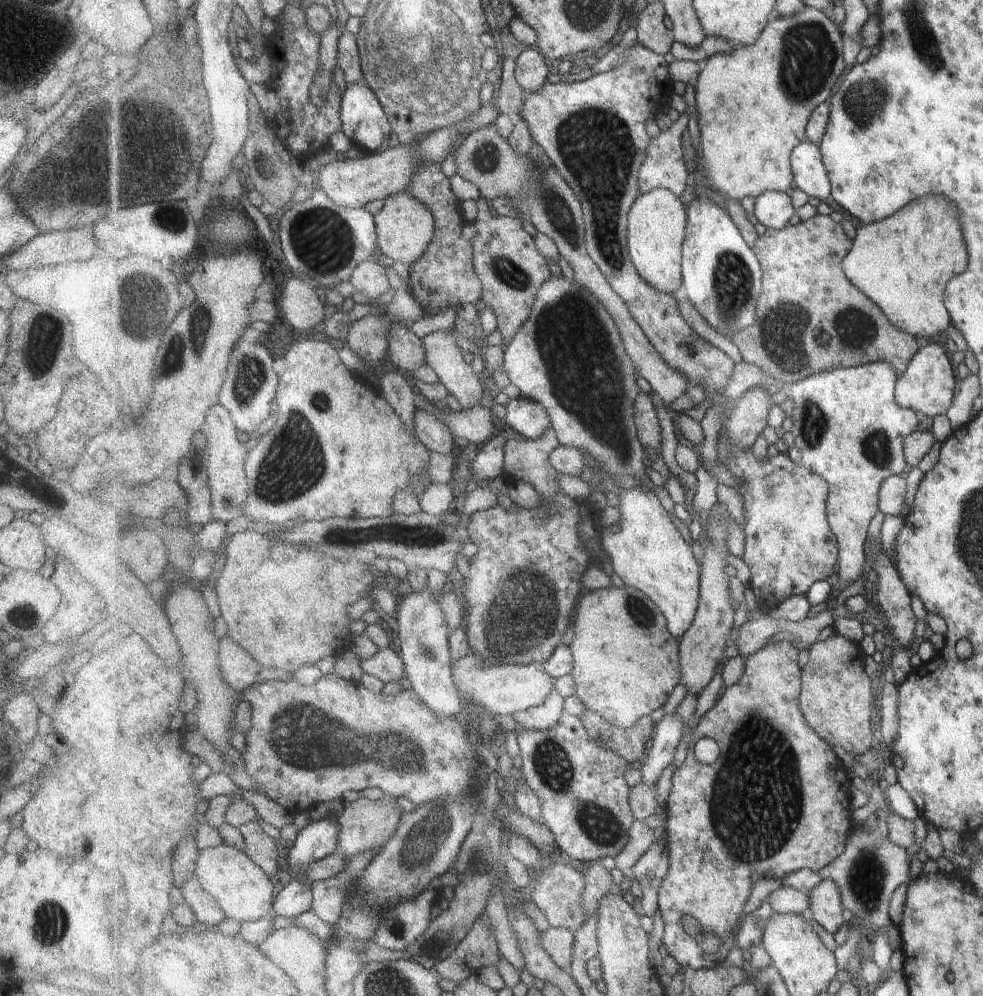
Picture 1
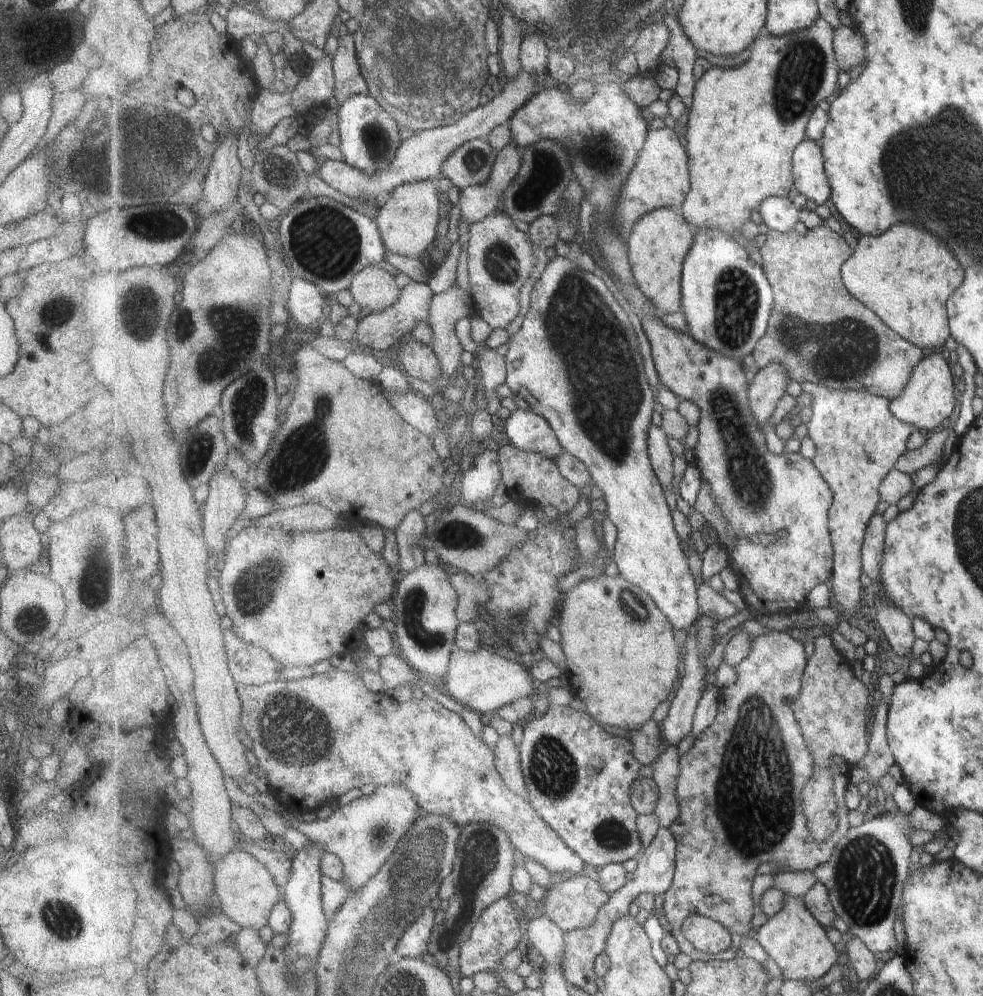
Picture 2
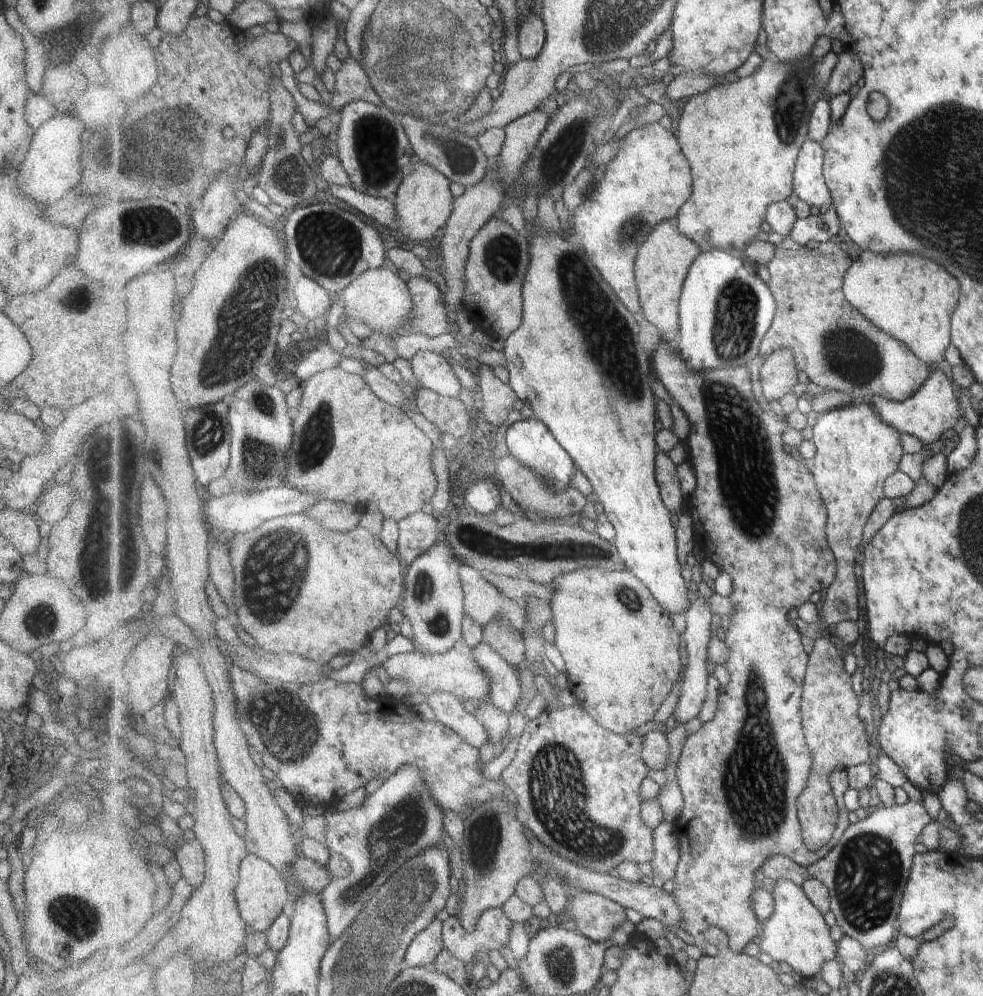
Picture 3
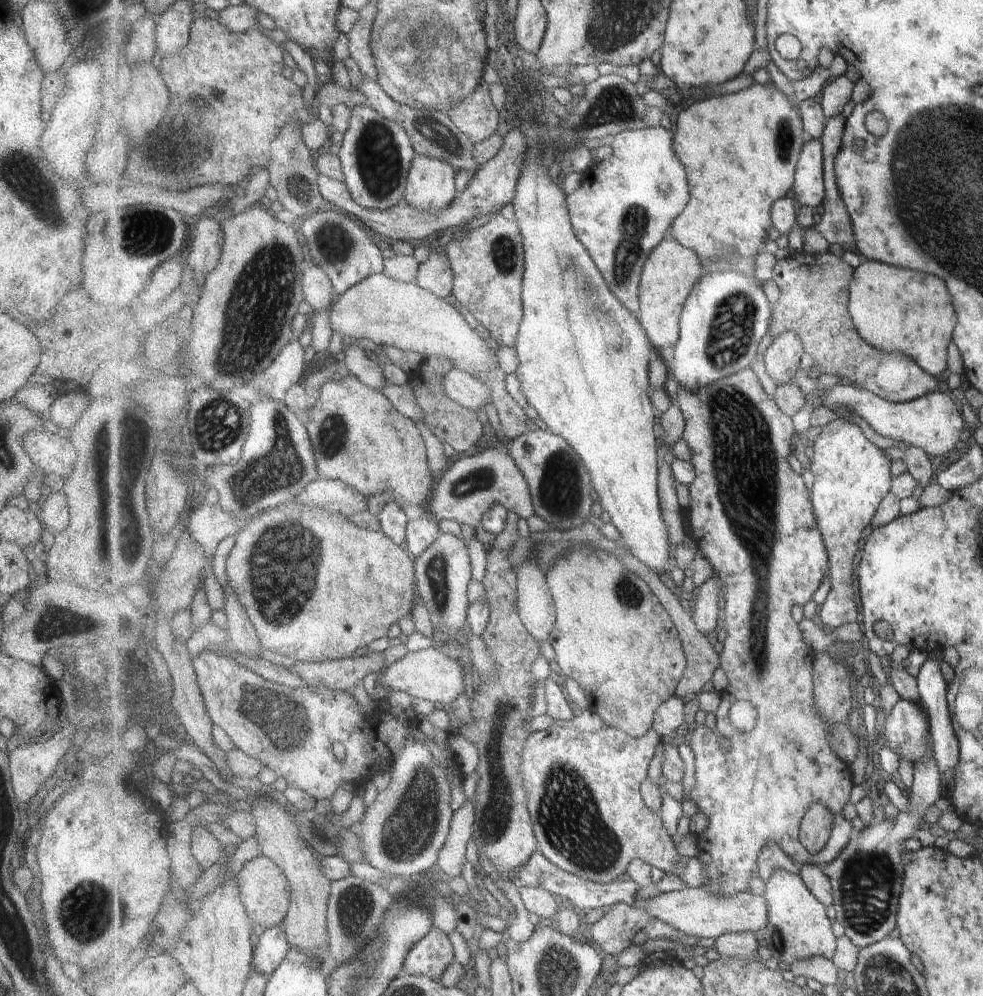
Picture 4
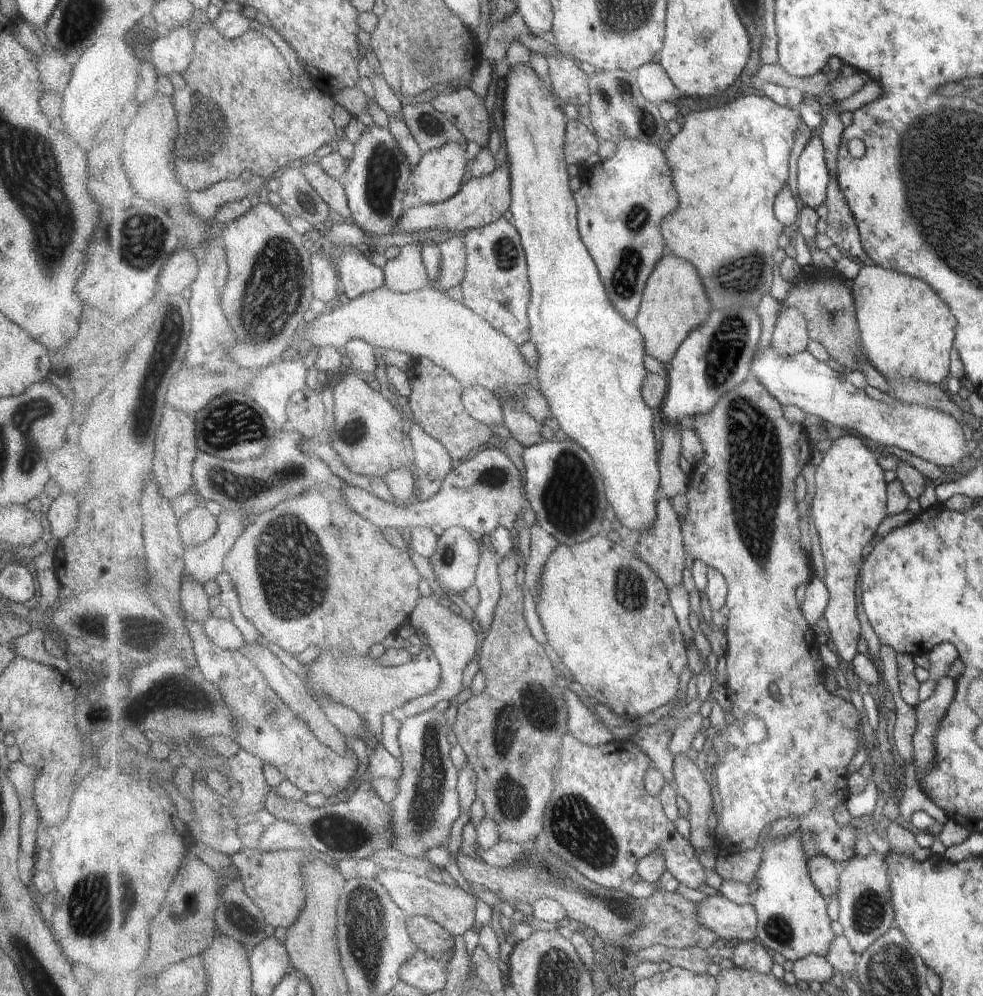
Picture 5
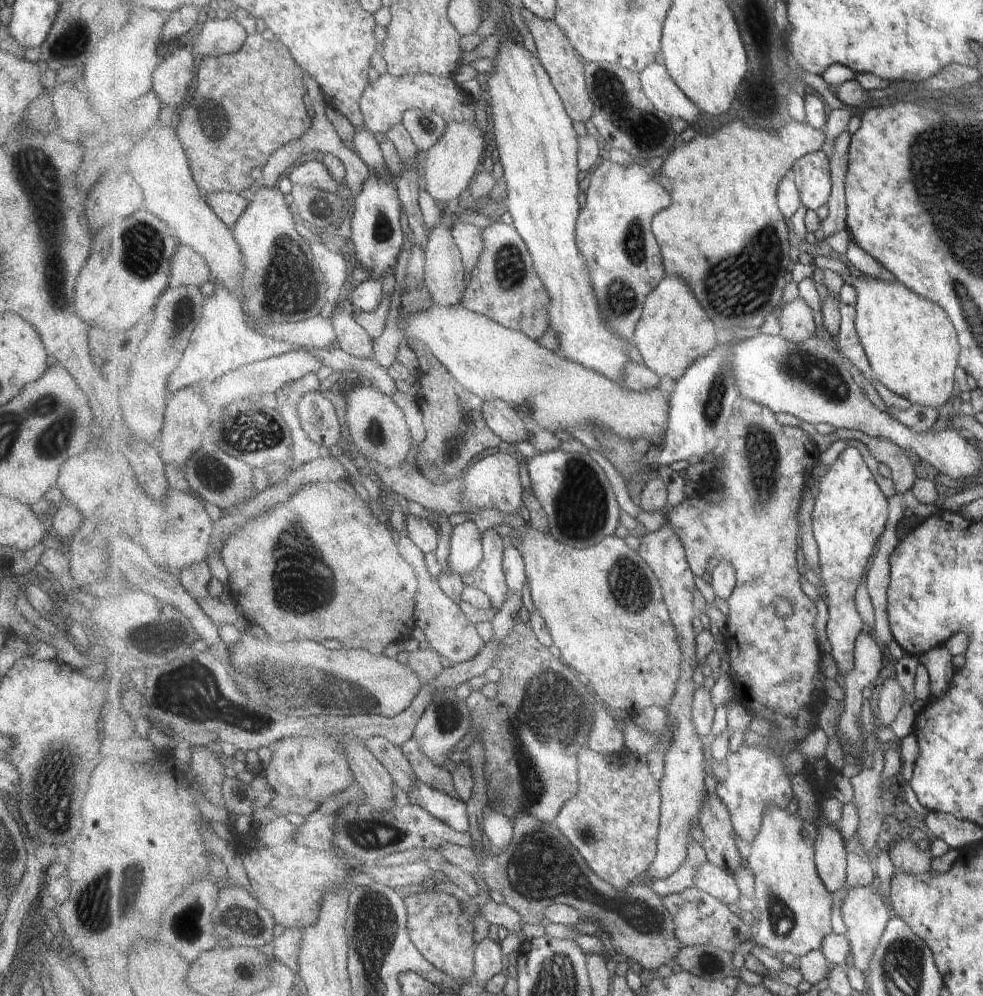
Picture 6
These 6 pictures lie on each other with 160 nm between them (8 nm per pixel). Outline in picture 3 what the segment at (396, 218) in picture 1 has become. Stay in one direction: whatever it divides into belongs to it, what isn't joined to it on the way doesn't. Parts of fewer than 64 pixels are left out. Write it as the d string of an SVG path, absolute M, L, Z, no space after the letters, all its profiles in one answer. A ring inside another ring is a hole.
M415 156L412 160L413 169L404 177L404 181L395 193L393 202L398 212L400 230L397 236L403 242L426 244L432 242L439 228L445 228L452 217L454 197L451 196L451 181L430 164Z

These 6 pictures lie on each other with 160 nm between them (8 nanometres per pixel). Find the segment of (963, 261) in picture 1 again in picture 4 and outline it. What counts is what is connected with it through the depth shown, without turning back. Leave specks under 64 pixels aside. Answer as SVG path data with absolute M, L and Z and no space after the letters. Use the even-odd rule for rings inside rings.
M865 259L854 270L849 310L861 338L885 352L909 356L927 374L939 376L945 370L945 348L956 327L952 298L945 292L943 280Z

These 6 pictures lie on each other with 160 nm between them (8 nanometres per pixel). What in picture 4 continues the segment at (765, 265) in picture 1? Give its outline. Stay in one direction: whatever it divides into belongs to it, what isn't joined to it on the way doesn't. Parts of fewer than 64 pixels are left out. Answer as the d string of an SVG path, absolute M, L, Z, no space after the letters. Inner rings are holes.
M797 252L779 261L775 266L772 279L779 287L780 297L773 305L771 336L775 338L786 331L795 332L803 342L805 352L813 358L814 364L821 374L825 373L847 379L855 386L872 391L880 398L890 402L903 403L930 393L937 393L938 388L933 376L921 370L909 356L879 350L861 338L848 306L853 274L853 266L847 264L843 257L839 258L830 253L809 255L805 252Z

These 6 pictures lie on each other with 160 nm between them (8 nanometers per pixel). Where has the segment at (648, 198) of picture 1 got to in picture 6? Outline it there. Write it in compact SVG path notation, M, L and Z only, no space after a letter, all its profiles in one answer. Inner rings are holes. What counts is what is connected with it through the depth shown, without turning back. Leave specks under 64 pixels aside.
M665 274L661 284L657 284L657 289L649 294L648 301L645 302L644 314L636 327L635 342L633 342L634 347L641 352L645 366L653 372L657 372L668 385L679 380L681 376L685 376L685 372L689 370L689 366L693 366L693 362L703 358L703 356L709 356L713 350L716 350L719 343L717 338L723 338L723 335L719 336L721 332L717 332L709 314L705 312L705 308L701 306L701 302L693 294L692 287L685 284L683 280L685 278Z

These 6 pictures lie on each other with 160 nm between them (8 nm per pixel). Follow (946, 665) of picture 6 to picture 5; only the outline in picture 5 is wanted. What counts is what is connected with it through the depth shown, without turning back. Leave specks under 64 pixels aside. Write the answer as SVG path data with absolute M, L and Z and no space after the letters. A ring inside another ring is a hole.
M943 676L937 680L933 694L913 706L915 712L915 730L911 736L914 781L923 790L921 778L933 769L936 764L935 744L933 738L937 726L943 719L954 696L955 680Z

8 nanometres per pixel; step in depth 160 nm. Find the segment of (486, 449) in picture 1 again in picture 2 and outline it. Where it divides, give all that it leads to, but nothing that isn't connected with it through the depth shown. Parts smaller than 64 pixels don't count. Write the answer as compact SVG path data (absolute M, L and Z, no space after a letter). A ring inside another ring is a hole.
M495 449L479 455L461 476L457 483L462 502L467 506L493 500L498 486L502 483L500 455Z

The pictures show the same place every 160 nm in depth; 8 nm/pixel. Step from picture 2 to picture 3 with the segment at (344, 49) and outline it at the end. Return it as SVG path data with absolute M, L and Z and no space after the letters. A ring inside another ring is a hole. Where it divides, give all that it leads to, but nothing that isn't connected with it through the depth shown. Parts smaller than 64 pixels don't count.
M350 56L346 61L341 62L341 68L336 73L336 92L333 94L330 107L341 112L353 101L367 101L375 106L386 106L373 88L363 64Z

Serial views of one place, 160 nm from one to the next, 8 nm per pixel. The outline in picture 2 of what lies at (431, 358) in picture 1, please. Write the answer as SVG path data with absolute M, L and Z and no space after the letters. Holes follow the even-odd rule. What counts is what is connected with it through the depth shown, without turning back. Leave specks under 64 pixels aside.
M454 283L450 289L433 297L429 313L430 328L433 330L432 348L450 379L448 383L455 386L465 384L465 378L461 375L463 348L455 334L457 320L470 317L472 311L465 293Z

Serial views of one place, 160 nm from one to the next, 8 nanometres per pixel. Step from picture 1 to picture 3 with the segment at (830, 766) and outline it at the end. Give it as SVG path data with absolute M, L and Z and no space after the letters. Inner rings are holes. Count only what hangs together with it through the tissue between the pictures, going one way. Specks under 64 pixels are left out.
M662 341L661 348L651 360L654 378L659 379L676 398L692 426L686 444L688 460L694 466L698 480L691 497L693 509L690 516L695 518L697 532L694 541L701 542L700 549L705 557L720 571L729 574L734 582L734 591L729 597L734 611L728 617L730 627L724 632L730 648L724 665L730 672L731 682L721 687L715 718L688 735L676 774L684 796L684 807L675 824L680 838L681 860L673 893L684 912L679 928L692 937L693 945L703 954L714 957L720 950L706 941L704 932L707 929L724 929L729 935L729 949L736 953L742 953L749 942L761 937L762 924L753 910L752 894L757 888L755 872L761 870L768 858L785 855L801 866L811 866L825 858L852 825L847 821L849 810L845 799L850 789L848 769L836 769L829 778L840 819L834 839L817 852L809 850L805 844L797 806L814 765L799 712L810 655L803 648L801 633L787 619L787 612L809 603L815 593L824 594L837 578L838 570L828 541L827 502L819 490L815 490L815 478L807 464L799 464L795 456L785 452L782 436L787 428L786 420L772 410L761 410L753 394L749 368L695 371L680 350L673 352L666 341Z

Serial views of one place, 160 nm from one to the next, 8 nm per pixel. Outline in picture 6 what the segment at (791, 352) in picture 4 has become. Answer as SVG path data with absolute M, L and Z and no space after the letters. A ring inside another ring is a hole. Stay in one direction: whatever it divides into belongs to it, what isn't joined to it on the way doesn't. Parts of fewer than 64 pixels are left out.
M797 297L791 303L781 306L780 335L793 344L809 340L817 332L817 324L813 318L811 306Z

